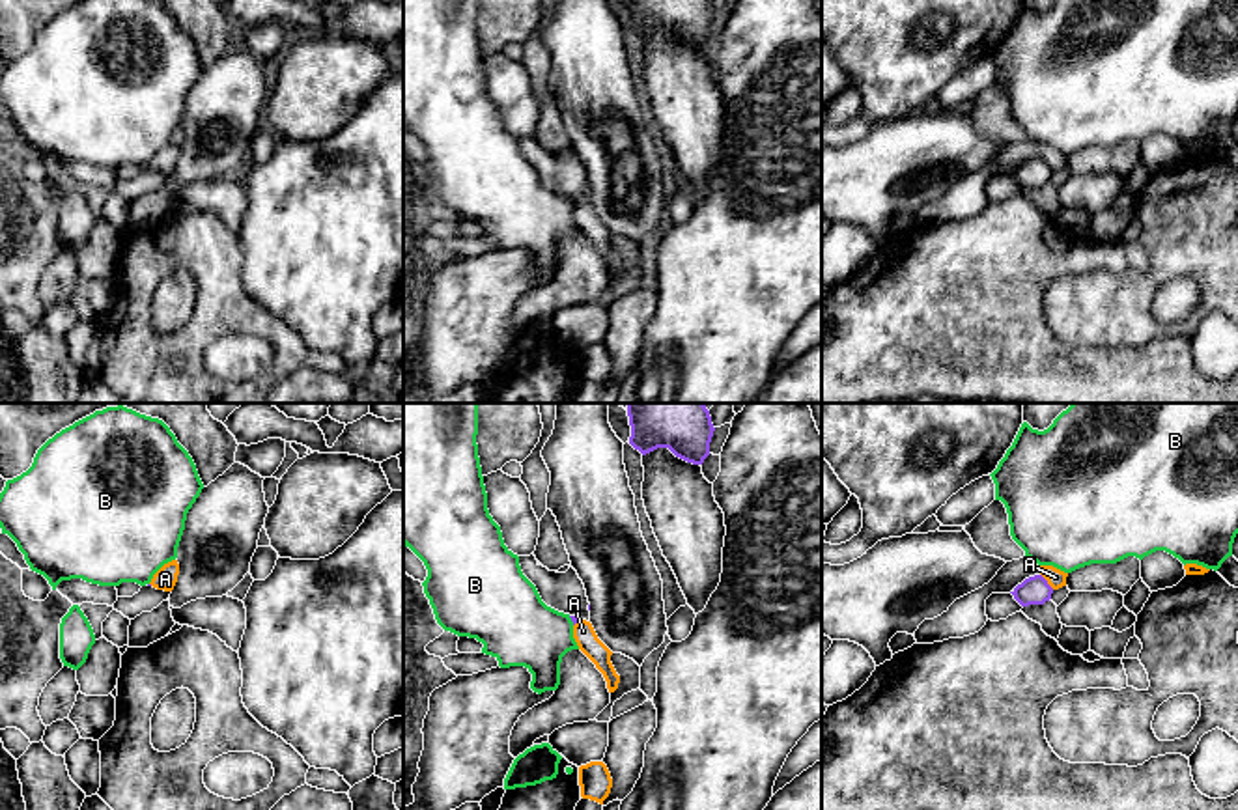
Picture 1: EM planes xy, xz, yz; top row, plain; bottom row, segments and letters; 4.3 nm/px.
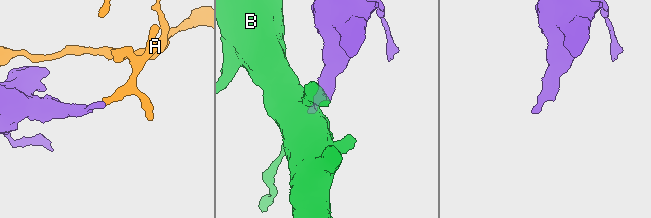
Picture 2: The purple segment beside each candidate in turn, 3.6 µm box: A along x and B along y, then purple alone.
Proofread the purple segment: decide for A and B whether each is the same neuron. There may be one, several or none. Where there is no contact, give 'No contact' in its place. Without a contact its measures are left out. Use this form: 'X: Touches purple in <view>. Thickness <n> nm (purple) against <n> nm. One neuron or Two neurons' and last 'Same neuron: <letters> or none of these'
A: Touches purple in yz. Thickness 130 nm (purple) against 80 nm. Two neurons
B: Touches purple in xz. Thickness 20 nm (purple) against 320 nm. Two neurons
Same neuron: none of these

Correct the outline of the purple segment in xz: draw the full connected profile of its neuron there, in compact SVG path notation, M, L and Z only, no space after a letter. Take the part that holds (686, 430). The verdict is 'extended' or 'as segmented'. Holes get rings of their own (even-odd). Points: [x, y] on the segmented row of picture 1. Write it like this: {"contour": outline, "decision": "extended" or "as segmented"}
{"contour": "M627 403L627 416L629 444L642 455L668 448L693 465L710 455L715 427L704 403Z", "decision": "as segmented"}

